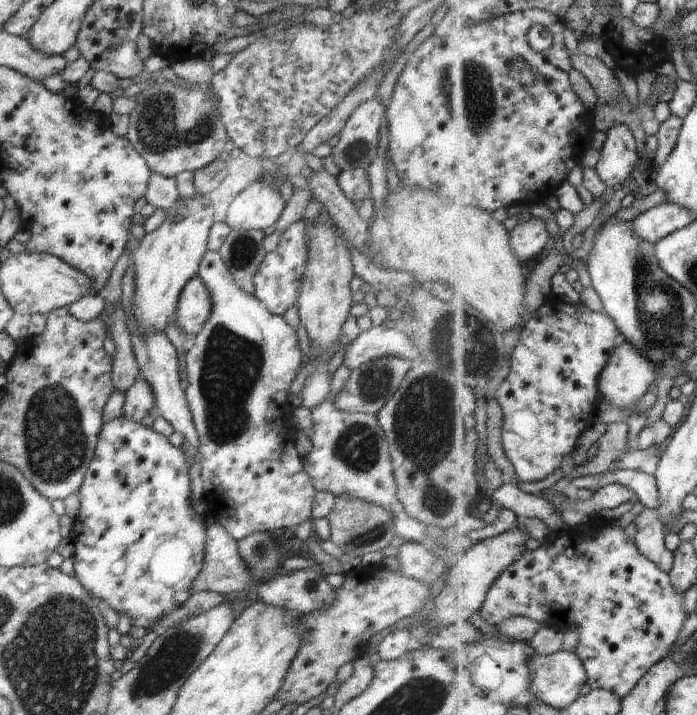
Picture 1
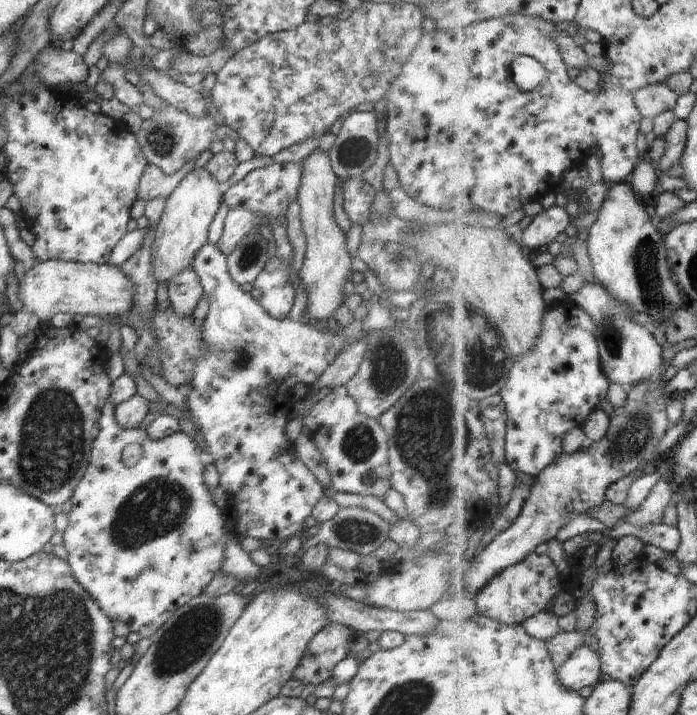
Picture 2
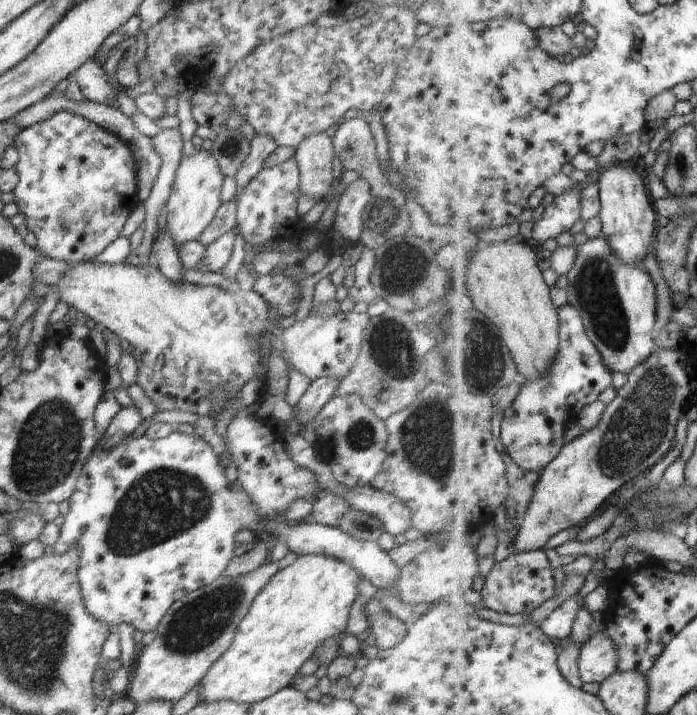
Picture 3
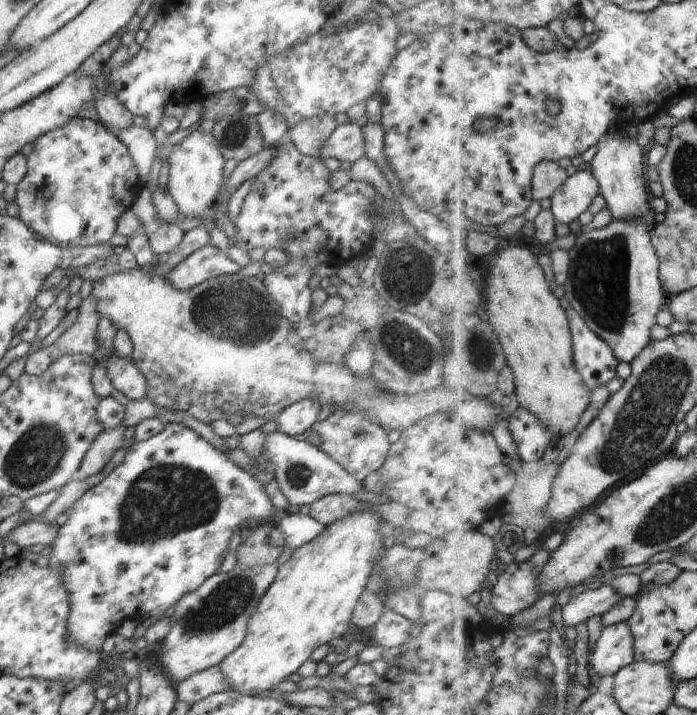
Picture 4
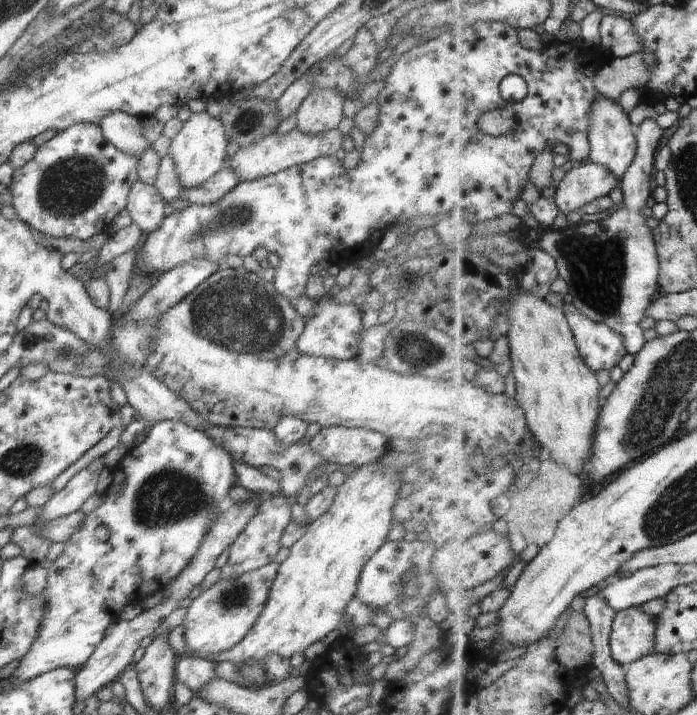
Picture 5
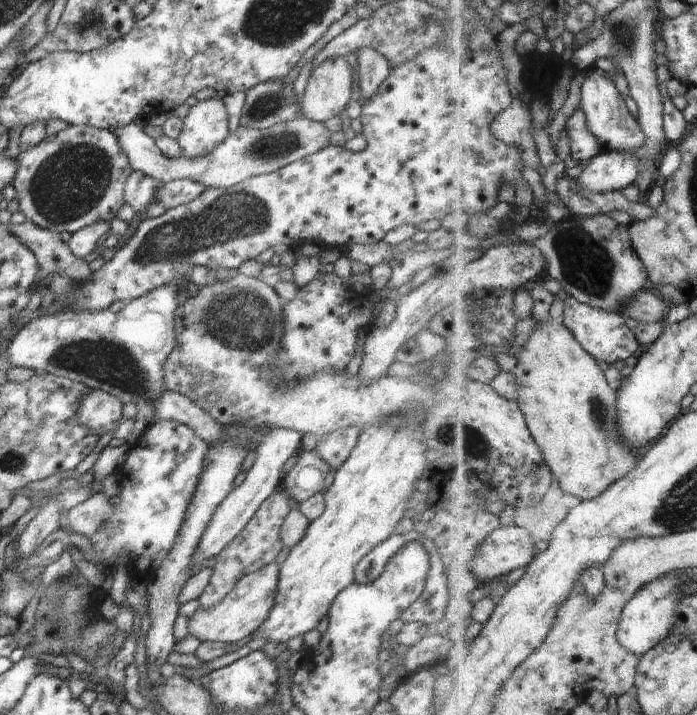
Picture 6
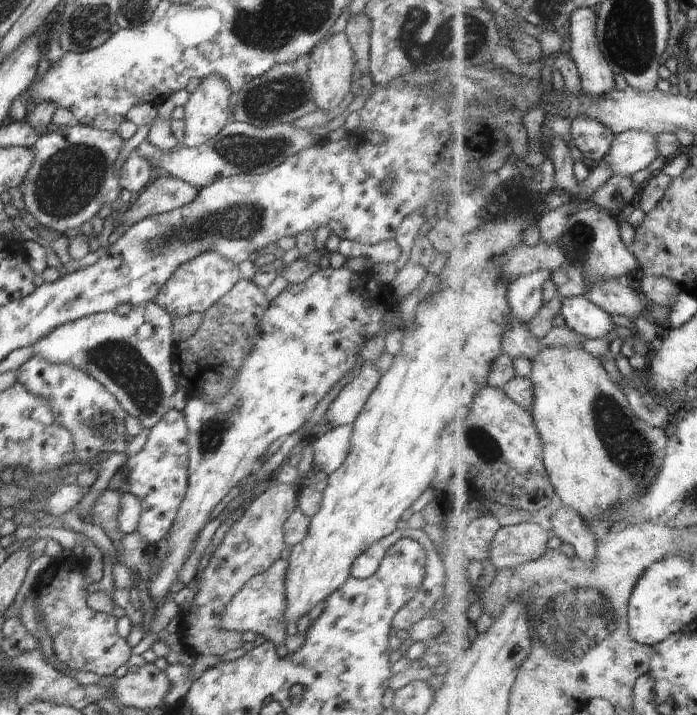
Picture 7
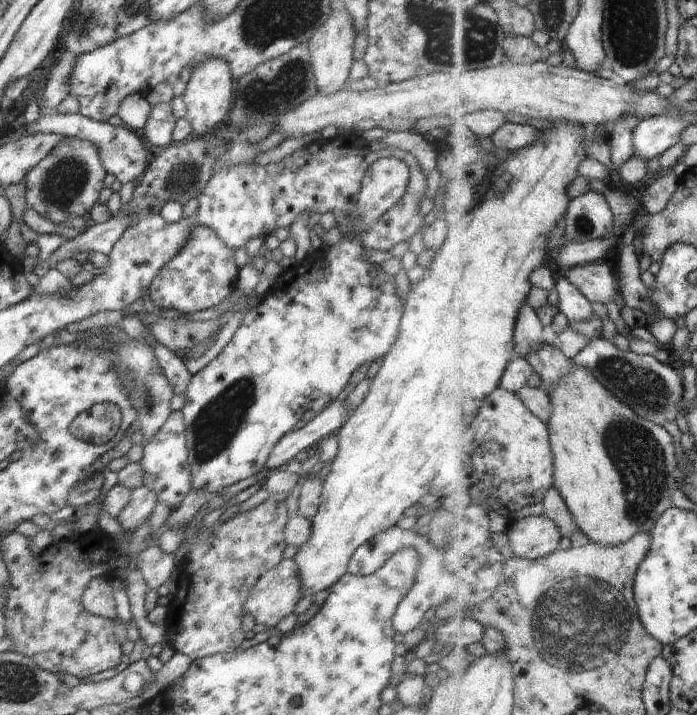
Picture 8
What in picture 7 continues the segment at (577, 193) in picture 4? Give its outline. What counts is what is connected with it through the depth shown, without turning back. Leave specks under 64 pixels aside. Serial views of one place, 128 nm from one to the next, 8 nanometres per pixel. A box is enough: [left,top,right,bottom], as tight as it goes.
[605,131,660,177]

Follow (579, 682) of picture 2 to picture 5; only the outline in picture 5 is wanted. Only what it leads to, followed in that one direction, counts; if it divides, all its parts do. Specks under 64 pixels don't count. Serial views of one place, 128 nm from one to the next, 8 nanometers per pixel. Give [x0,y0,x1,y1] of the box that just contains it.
[611,606,658,667]

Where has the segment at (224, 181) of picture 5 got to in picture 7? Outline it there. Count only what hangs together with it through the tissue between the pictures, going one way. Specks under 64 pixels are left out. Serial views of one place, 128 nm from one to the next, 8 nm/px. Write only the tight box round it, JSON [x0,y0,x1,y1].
[113,174,199,232]

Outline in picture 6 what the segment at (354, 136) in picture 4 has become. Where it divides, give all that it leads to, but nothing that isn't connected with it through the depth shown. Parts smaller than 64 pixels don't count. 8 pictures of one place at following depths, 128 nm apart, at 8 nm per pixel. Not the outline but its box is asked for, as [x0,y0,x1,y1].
[113,115,331,188]

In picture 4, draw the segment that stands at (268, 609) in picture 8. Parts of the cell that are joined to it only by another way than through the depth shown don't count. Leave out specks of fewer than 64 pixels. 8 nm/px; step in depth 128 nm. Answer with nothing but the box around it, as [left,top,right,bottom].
[155,561,282,686]

